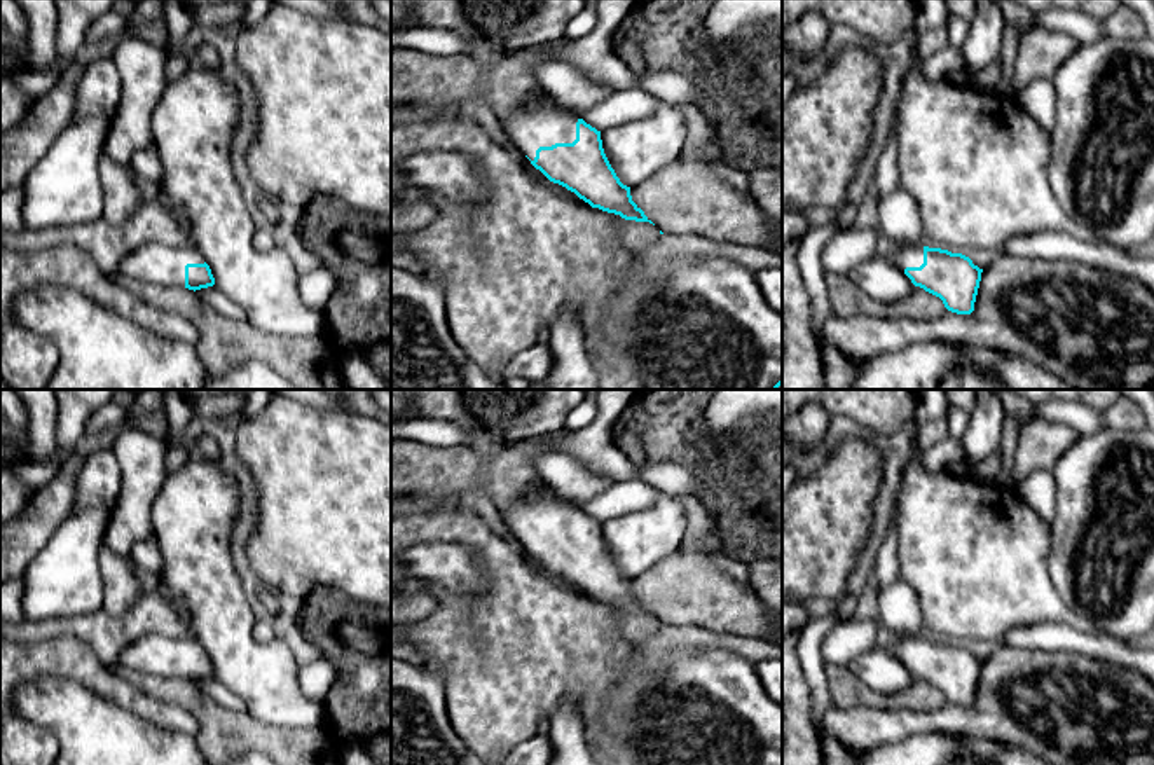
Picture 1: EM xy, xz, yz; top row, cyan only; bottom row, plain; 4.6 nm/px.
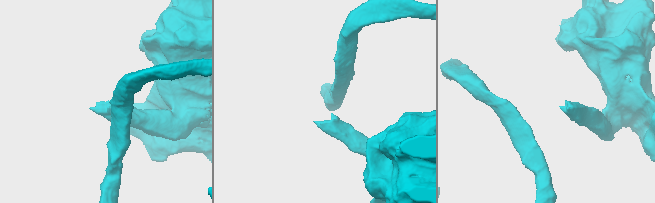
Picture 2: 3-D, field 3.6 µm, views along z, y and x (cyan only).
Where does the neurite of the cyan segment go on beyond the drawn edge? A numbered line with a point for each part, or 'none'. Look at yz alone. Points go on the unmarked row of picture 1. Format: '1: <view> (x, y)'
1: yz (912, 647)

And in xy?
1: xy (159, 655)

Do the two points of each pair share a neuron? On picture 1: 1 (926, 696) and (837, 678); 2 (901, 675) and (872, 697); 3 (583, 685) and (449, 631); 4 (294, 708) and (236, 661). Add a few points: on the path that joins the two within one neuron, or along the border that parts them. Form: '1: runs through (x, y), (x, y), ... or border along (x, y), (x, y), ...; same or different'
1: runs through (903, 699), (870, 699), (859, 696); same
2: border along (849, 666), (884, 692), (899, 692), (915, 678); different
3: runs through (550, 652), (545, 647), (489, 647), (482, 643); same
4: runs through (280, 697), (250, 669); same

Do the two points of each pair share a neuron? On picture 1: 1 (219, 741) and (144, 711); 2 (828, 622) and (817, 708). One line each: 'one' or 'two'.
1: two
2: one

